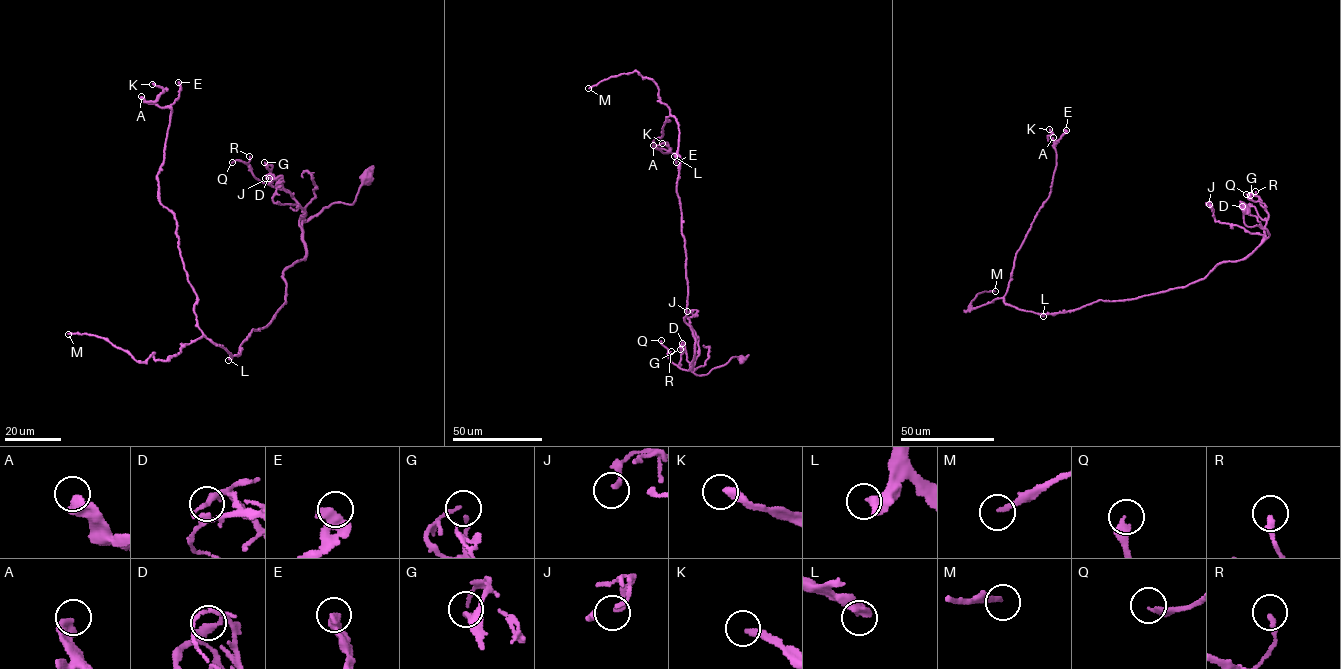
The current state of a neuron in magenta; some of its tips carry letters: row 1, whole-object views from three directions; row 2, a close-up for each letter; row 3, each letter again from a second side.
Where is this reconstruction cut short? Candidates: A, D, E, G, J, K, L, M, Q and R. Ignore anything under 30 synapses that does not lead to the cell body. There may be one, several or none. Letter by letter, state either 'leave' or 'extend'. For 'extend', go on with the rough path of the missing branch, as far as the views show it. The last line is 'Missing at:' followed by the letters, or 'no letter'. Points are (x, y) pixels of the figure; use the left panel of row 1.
A: leave
D: leave
E: leave
G: leave
J: leave
K: leave
L: leave
M: extend; missing branch runs (68, 334), (41, 338), (29, 351), (39, 367), (39, 374), (29, 364)
Q: leave
R: leave
Missing at: M

